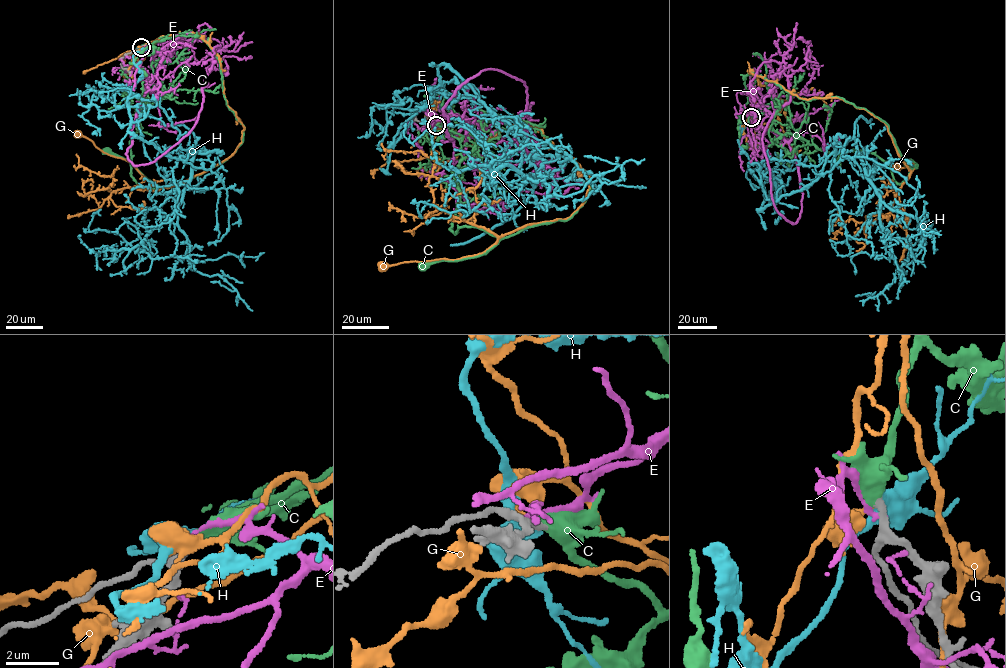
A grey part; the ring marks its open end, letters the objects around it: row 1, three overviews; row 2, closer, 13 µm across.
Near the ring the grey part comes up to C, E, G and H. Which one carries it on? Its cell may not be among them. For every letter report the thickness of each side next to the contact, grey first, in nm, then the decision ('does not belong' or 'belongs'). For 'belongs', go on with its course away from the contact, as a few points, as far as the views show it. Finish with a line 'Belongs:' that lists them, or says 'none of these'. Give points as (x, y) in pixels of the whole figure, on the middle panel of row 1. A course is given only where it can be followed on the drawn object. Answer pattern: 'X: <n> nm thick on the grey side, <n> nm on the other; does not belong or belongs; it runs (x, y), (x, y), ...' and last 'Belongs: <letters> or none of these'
C: 280 nm thick on the grey side, 550 nm on the other; belongs; it runs (436, 124), (480, 139), (540, 130), (590, 176), (591, 189), (565, 220), (530, 226), (478, 256), (424, 264)
E: 240 nm thick on the grey side, 220 nm on the other; does not belong
G: 280 nm thick on the grey side, 220 nm on the other; does not belong
H: 280 nm thick on the grey side, 400 nm on the other; does not belong
Belongs: C

